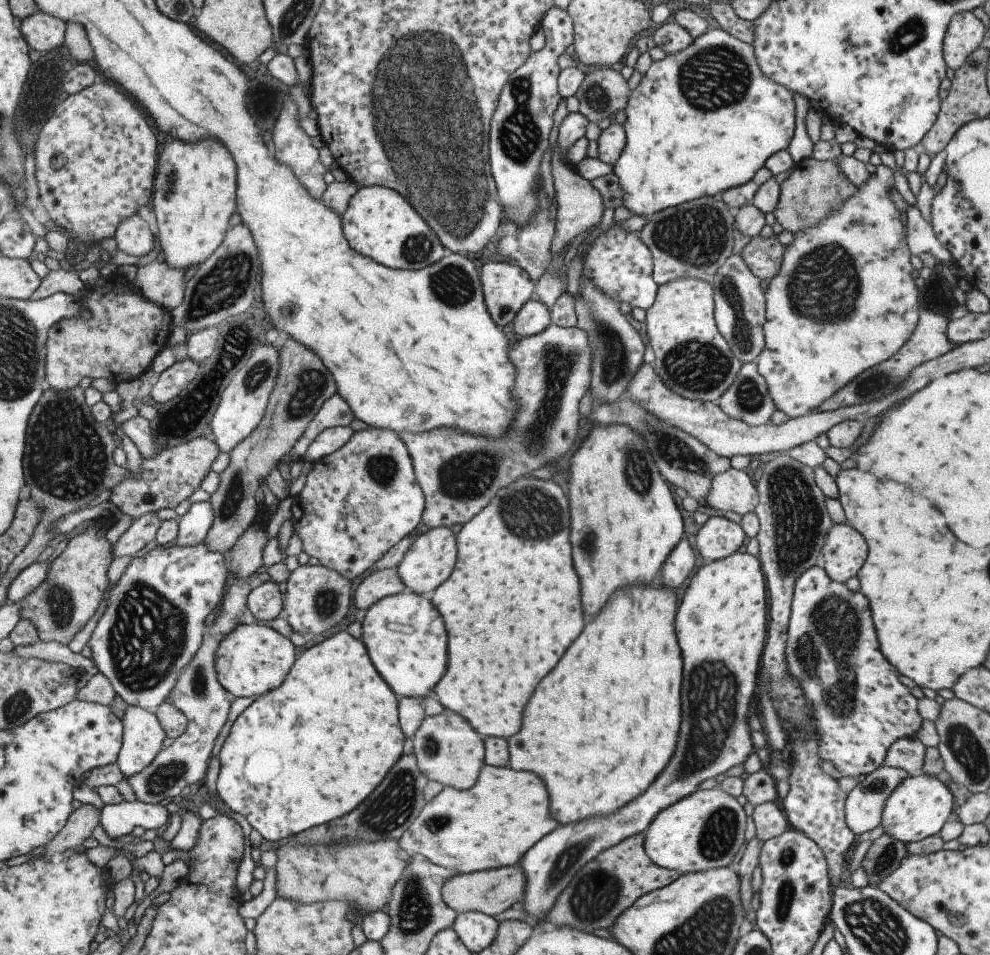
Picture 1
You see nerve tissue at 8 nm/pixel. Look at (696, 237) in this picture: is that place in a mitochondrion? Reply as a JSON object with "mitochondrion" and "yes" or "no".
{"mitochondrion":"yes"}

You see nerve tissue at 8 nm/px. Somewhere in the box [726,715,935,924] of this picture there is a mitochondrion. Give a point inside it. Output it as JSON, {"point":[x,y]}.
{"point":[885,860]}

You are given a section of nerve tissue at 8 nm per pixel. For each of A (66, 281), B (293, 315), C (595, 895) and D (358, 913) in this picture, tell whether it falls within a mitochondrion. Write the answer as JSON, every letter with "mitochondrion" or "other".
{"A":"other","B":"other","C":"mitochondrion","D":"other"}

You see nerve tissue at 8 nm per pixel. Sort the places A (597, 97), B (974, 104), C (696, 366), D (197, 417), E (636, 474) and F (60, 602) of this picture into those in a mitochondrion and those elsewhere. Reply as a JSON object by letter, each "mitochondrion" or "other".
{"A":"mitochondrion","B":"other","C":"mitochondrion","D":"mitochondrion","E":"mitochondrion","F":"mitochondrion"}

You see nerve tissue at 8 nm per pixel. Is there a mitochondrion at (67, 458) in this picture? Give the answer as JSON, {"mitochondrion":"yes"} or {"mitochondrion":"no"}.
{"mitochondrion":"yes"}

